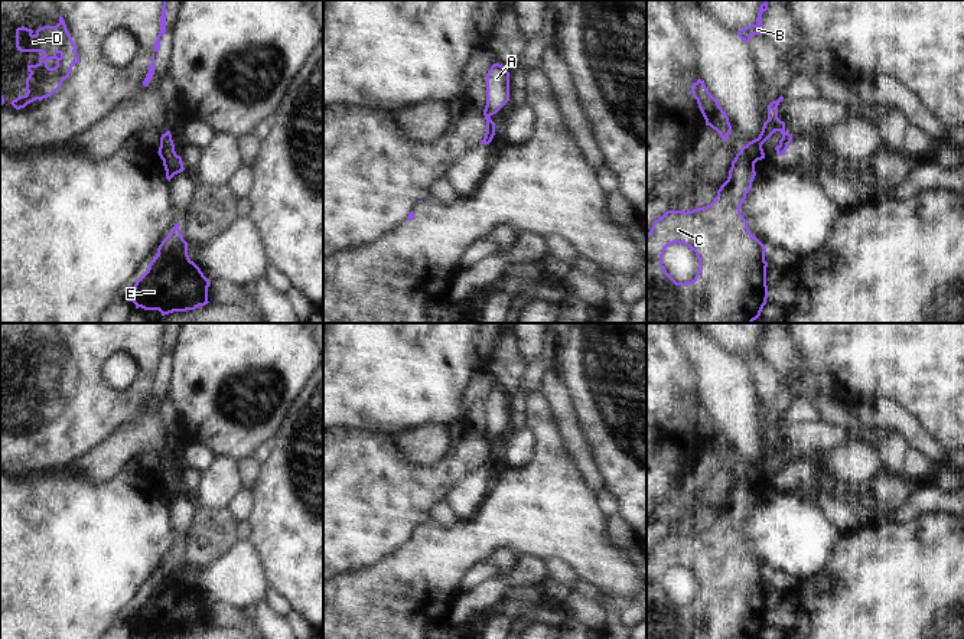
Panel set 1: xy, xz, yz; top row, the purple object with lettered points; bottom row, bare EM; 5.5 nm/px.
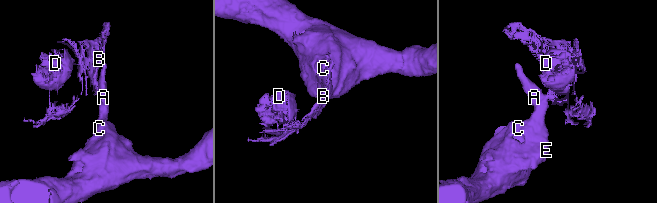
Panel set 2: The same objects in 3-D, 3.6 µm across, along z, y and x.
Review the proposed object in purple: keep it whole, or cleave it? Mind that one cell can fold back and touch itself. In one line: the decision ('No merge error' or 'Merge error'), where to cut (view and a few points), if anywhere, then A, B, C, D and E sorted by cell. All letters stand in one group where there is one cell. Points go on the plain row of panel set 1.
Merge error. Split along xz (484, 436), (489, 440). Groups: A C E / B D.

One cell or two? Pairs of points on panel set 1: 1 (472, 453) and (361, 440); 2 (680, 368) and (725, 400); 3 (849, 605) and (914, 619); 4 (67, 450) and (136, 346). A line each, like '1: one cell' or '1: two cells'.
1: one cell
2: two cells
3: one cell
4: one cell

